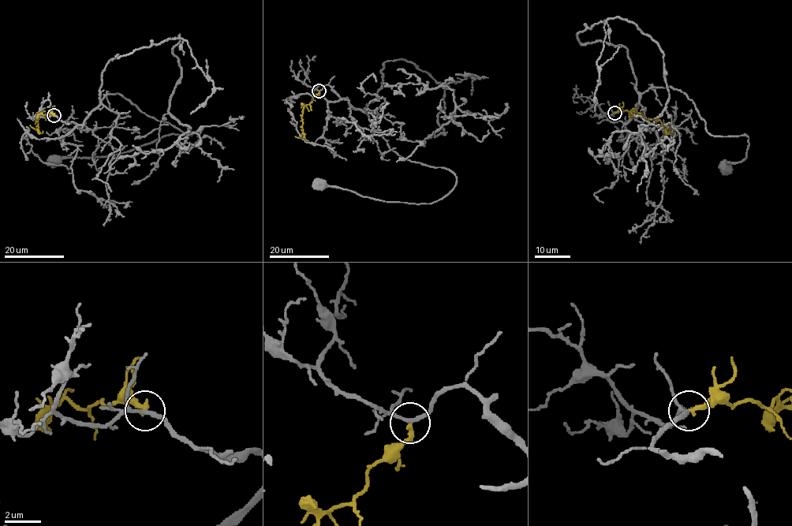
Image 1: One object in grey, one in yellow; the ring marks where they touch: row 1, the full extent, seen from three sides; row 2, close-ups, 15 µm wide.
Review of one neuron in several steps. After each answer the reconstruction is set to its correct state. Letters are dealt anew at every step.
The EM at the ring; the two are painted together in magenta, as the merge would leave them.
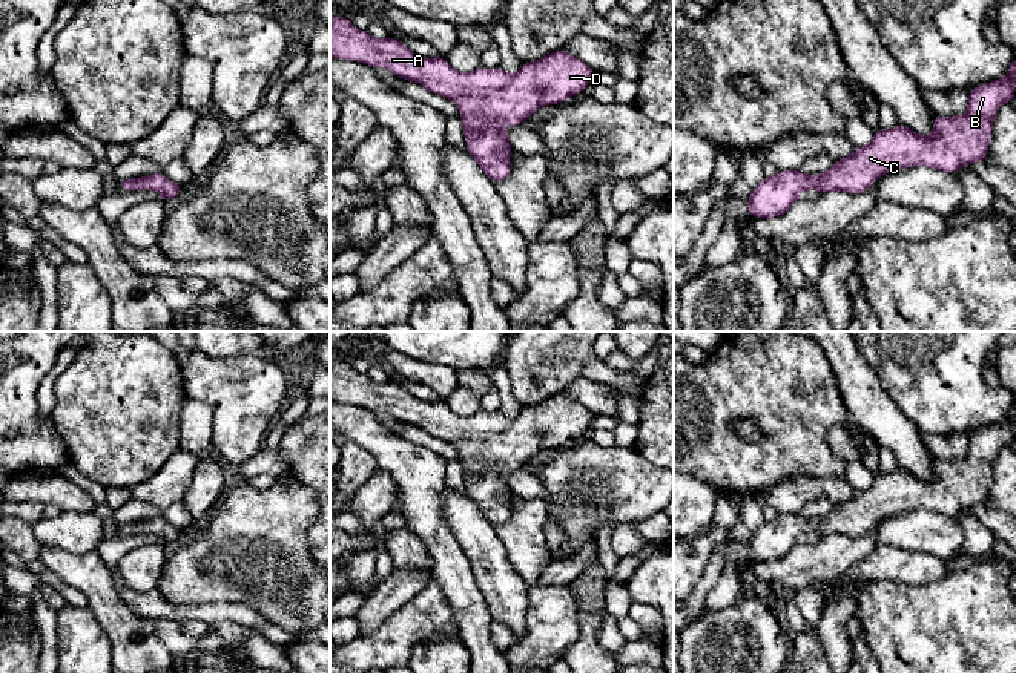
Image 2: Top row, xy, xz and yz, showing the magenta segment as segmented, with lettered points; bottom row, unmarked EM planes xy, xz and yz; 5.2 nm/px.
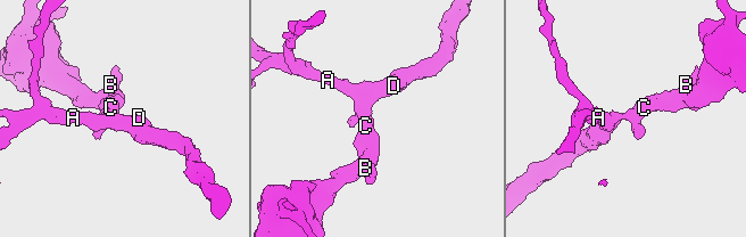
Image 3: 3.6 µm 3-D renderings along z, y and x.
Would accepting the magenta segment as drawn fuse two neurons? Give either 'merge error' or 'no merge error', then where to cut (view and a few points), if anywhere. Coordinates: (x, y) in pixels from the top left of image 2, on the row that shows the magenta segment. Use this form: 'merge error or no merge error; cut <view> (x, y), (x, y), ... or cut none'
no merge error; cut none

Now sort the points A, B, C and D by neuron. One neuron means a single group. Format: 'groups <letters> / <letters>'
groups A B C D

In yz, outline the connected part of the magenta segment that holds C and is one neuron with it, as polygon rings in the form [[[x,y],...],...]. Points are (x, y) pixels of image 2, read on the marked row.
[[[1016,57],[1010,71],[996,81],[968,91],[968,109],[956,117],[935,117],[933,133],[919,135],[902,124],[875,129],[870,144],[855,147],[847,158],[820,175],[778,170],[760,181],[747,199],[750,216],[783,216],[806,189],[866,192],[879,176],[904,167],[927,166],[956,173],[961,166],[985,161],[995,115],[1002,103],[1014,101]]]

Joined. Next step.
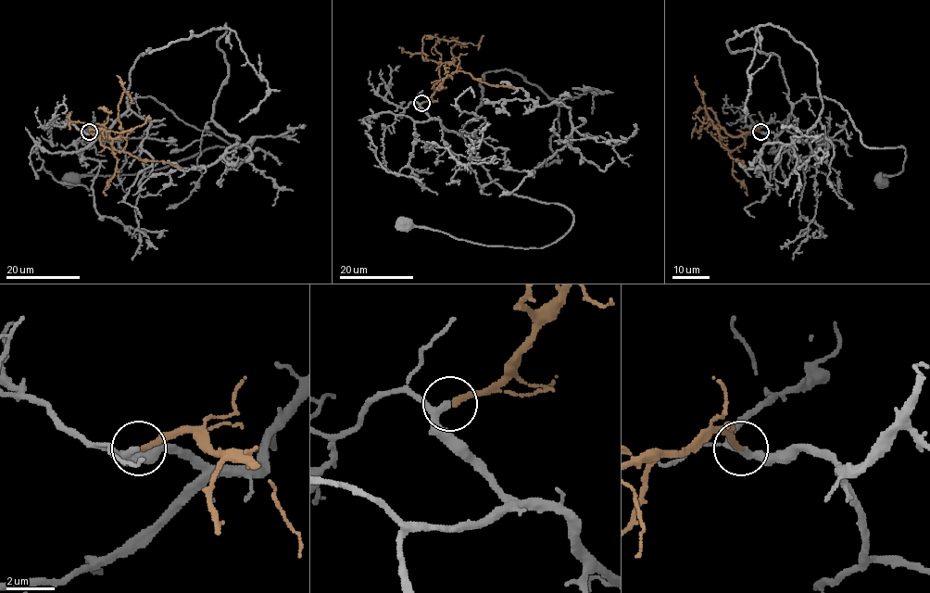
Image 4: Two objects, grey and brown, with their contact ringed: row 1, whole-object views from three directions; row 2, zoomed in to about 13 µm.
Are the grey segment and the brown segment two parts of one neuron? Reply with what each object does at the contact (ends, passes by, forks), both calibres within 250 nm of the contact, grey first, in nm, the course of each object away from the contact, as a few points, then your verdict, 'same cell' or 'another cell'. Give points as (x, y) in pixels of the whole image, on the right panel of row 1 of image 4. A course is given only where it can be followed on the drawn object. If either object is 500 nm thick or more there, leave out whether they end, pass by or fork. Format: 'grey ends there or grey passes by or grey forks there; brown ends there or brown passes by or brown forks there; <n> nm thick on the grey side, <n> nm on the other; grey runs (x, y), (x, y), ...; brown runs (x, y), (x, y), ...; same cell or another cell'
grey passes by; brown ends there; 200 nm thick on the grey side, 240 nm on the other; grey runs (760, 132), (778, 134), (797, 102), (808, 96), (835, 99), (863, 145), (905, 149), (902, 170), (879, 181); brown runs (760, 132), (755, 129), (730, 136), (715, 124), (692, 130), (697, 132), (702, 123), (692, 117); same cell

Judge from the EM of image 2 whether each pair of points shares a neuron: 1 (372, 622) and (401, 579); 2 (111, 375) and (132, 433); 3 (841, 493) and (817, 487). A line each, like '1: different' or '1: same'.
1: same
2: same
3: same

